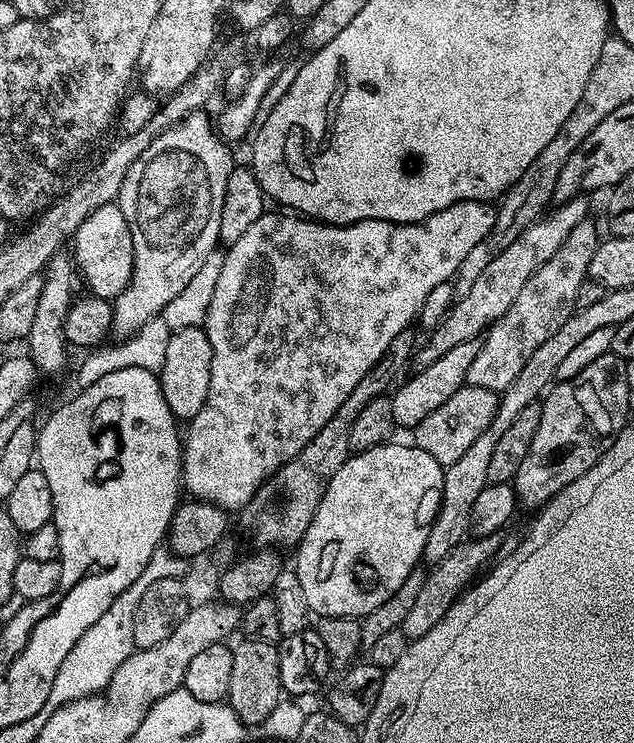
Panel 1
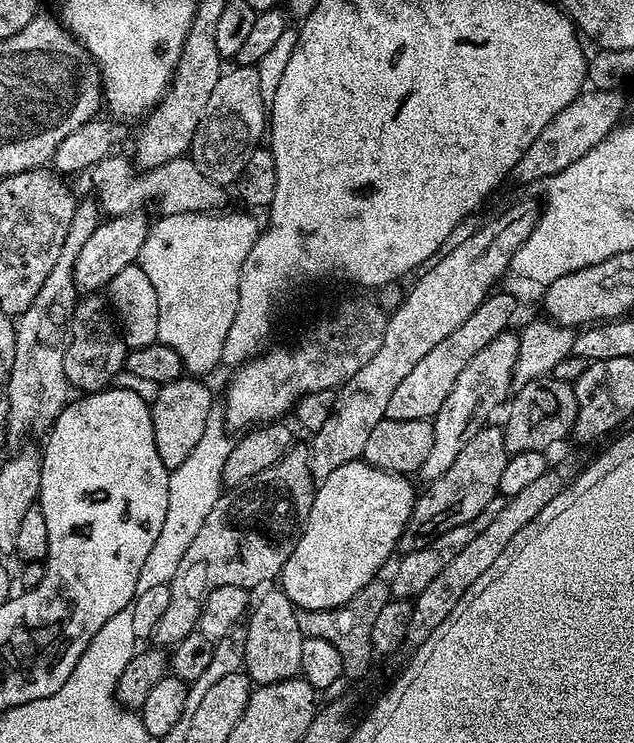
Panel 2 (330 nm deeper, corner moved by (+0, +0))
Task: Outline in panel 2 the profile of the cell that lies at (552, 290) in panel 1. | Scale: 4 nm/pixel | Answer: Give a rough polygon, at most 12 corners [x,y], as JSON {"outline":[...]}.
{"outline":[[498,334],[458,374],[418,473],[437,480],[509,399],[520,337]]}

